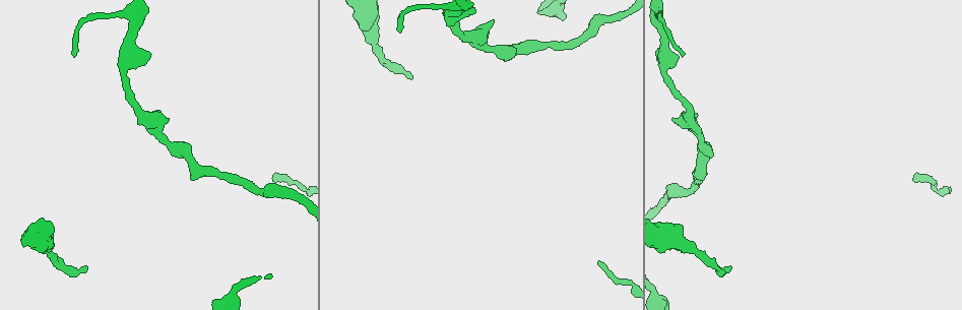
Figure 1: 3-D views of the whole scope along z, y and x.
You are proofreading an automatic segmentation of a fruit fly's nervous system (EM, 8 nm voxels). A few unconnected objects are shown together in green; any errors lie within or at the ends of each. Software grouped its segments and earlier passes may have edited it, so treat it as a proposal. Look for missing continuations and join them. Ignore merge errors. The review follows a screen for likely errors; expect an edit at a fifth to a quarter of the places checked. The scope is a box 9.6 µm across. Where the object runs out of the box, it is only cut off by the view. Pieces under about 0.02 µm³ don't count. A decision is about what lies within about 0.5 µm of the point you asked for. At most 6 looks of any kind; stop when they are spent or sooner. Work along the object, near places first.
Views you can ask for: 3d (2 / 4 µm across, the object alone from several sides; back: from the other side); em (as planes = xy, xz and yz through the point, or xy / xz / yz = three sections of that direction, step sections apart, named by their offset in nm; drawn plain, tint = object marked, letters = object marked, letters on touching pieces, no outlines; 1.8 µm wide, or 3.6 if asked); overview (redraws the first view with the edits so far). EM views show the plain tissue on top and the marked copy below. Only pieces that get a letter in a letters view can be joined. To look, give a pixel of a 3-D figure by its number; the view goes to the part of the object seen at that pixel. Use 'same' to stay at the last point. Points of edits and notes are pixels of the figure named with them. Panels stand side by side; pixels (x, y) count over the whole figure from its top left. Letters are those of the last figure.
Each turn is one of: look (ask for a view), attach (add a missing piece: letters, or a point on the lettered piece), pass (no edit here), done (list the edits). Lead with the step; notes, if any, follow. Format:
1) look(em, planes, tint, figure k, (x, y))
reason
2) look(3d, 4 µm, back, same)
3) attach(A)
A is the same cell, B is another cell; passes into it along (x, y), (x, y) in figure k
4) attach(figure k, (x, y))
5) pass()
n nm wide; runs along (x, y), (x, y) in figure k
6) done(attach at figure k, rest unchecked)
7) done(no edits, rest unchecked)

look(3d, 4 µm, back, figure 1, (412, 77))

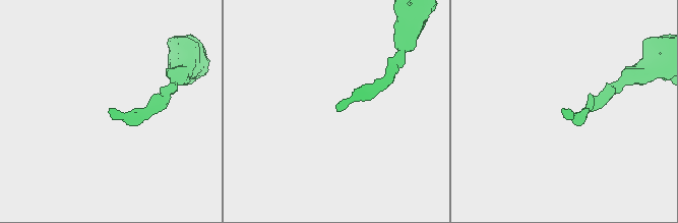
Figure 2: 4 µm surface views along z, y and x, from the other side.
look(em, planes, letters, figure 2, (562, 111))

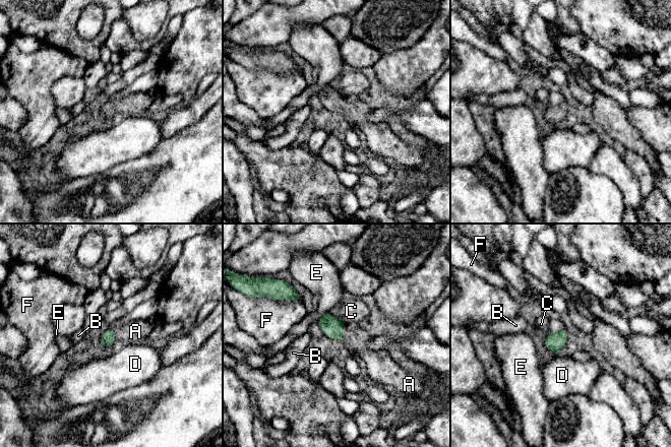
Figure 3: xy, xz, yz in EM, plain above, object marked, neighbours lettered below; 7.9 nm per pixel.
attach(A)
A is the same cell, B, C, D, E and F are other cells; the neuron continues

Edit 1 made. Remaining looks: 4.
look(em, yz, step 16, letters, figure 1, (363, 30))
an open end

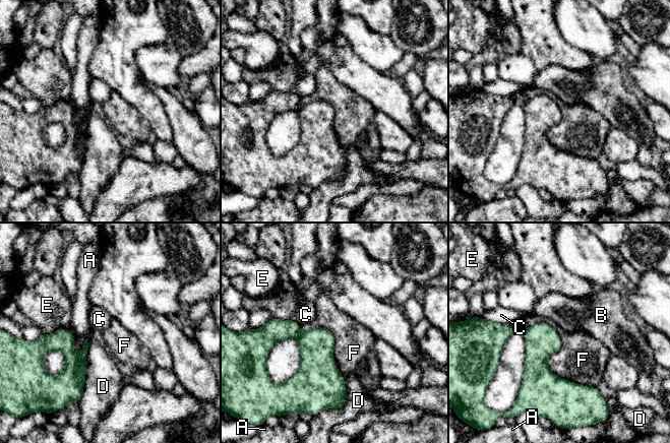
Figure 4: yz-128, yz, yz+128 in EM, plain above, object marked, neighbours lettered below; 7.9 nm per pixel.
look(em, planes, letters, same)
cut it another way

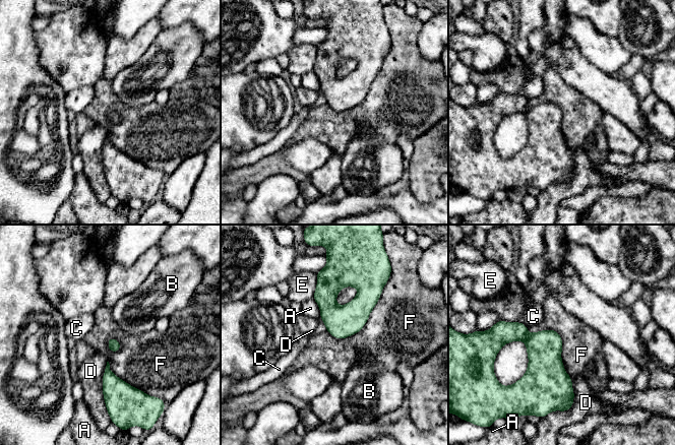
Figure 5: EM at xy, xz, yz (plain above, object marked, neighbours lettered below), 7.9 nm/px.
pass()
F touches over 550 nm; A, B, C, D, E and F are other cells; border along (383, 288), (359, 331), (325, 330) in figure 5; no lettered piece goes on from it

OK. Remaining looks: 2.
look(3d, 4 µm, figure 1, (473, 13))
stops while still wide

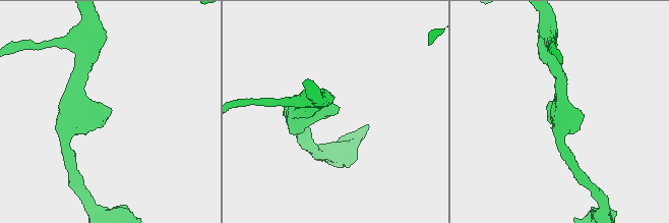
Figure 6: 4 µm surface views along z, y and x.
look(em, yz, step 8, letters, figure 6, (107, 106))
need the tissue

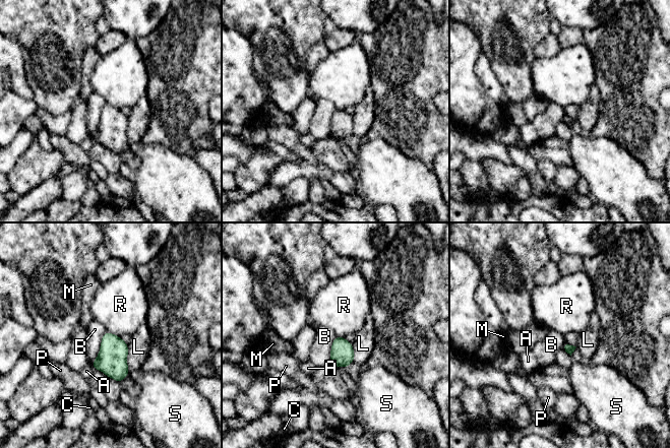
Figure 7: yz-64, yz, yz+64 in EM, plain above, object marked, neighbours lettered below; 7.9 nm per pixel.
pass()
A, B, C, L, M, P, R and S are other cells; border along (106, 331), (90, 365) in figure 7; none of them fits

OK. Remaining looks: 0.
done(attach at figure 3, rest unchecked)

